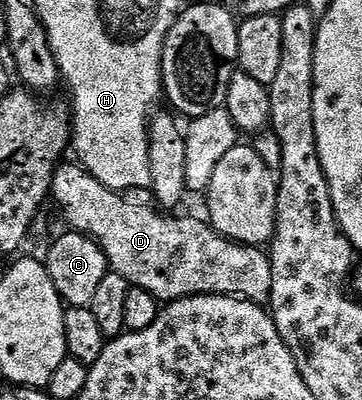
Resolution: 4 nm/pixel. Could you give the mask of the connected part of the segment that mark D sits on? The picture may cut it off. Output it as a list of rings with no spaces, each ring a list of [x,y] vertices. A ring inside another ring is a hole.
[[[60,162],[51,181],[50,198],[55,199],[63,219],[70,230],[89,236],[105,253],[108,268],[114,274],[125,277],[132,287],[145,289],[160,301],[192,299],[194,295],[234,295],[250,303],[266,304],[271,298],[273,273],[266,250],[245,247],[218,235],[210,222],[199,219],[166,219],[160,208],[150,198],[142,199],[139,193],[111,191],[97,181],[87,168],[78,162]]]

